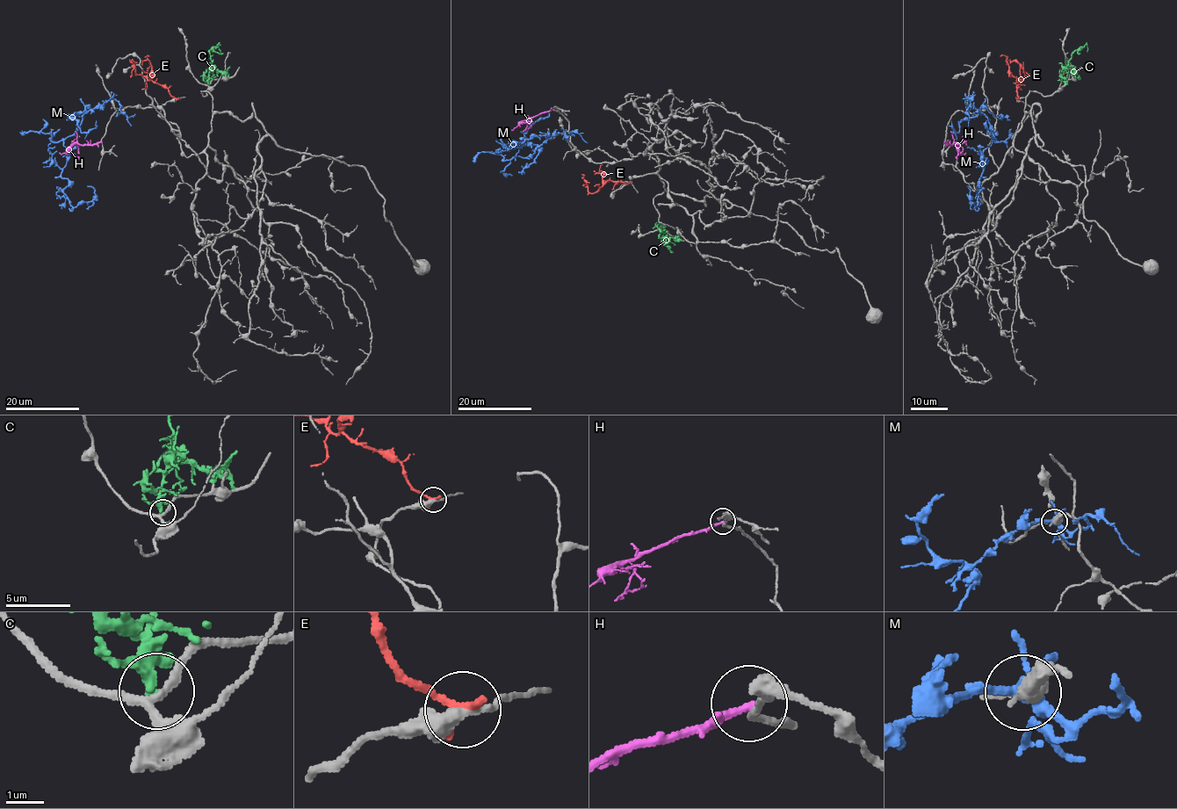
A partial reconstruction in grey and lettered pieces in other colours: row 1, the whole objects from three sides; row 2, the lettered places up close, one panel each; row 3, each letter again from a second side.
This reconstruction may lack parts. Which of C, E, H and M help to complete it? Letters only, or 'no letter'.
no letter

